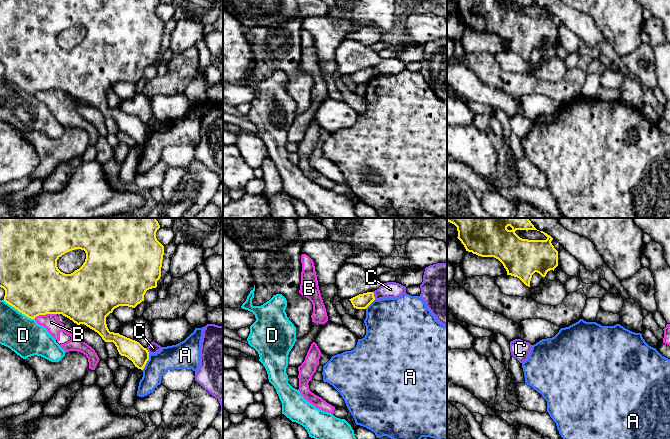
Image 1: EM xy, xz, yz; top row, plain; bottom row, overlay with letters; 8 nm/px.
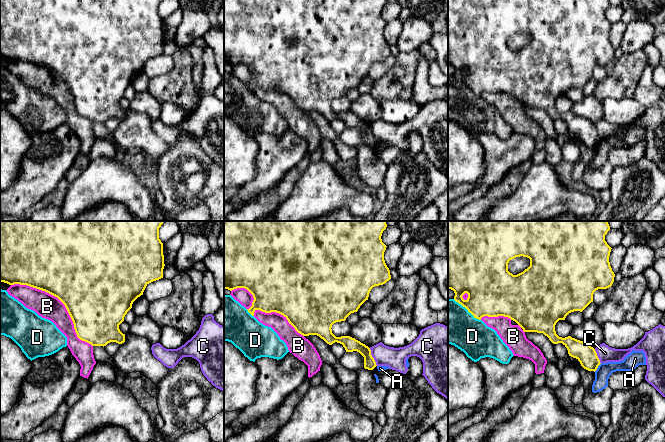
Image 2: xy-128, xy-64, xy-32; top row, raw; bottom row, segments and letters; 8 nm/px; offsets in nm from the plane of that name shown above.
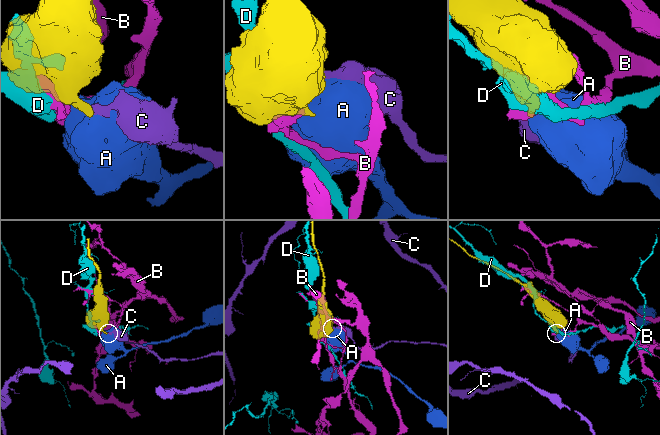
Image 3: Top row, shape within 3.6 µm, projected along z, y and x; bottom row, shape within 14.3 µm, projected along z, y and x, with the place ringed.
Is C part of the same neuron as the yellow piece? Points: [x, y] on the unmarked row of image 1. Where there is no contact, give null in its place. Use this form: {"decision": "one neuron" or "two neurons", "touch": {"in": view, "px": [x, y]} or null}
{"decision": "two neurons", "touch": {"in": "xz", "px": [373, 72]}}

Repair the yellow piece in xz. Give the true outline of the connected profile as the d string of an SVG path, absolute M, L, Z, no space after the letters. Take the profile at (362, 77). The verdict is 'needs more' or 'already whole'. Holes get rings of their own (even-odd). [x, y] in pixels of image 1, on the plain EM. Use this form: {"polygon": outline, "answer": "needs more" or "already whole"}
{"polygon": "M367 68L349 75L356 85L366 85L374 76L374 69Z", "answer": "already whole"}

